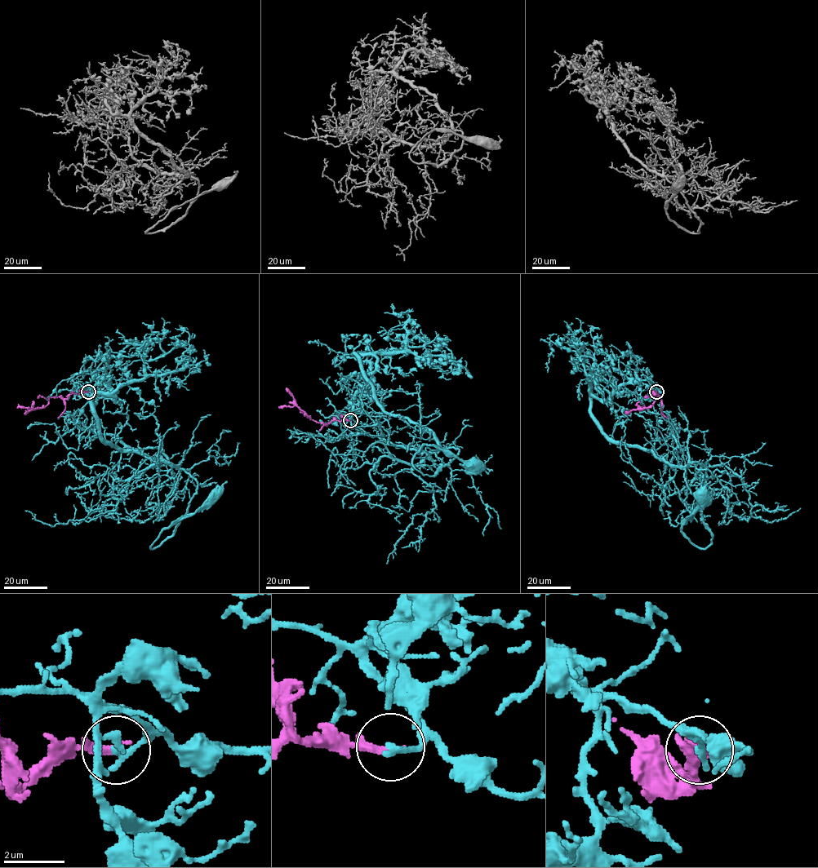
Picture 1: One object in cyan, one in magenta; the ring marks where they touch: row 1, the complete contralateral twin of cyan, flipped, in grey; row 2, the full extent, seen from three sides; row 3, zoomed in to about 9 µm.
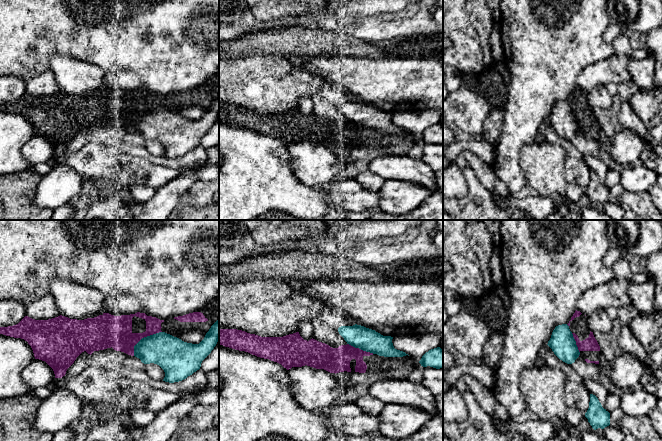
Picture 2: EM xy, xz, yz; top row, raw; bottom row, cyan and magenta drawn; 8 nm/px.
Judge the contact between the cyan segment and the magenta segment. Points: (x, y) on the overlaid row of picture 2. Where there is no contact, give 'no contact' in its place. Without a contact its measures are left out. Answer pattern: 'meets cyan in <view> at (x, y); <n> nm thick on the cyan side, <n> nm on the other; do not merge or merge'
meets cyan in xy at (144, 337); 280 nm thick on the cyan side, 260 nm on the other; do not merge

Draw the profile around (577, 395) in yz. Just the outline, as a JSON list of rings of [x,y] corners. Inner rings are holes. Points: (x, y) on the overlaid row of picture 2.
[[[568,380],[565,384],[565,403],[567,408],[579,409],[584,414],[589,408],[590,392],[584,383]]]

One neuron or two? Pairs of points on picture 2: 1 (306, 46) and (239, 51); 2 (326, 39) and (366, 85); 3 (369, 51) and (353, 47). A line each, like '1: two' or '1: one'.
1: one
2: two
3: one

